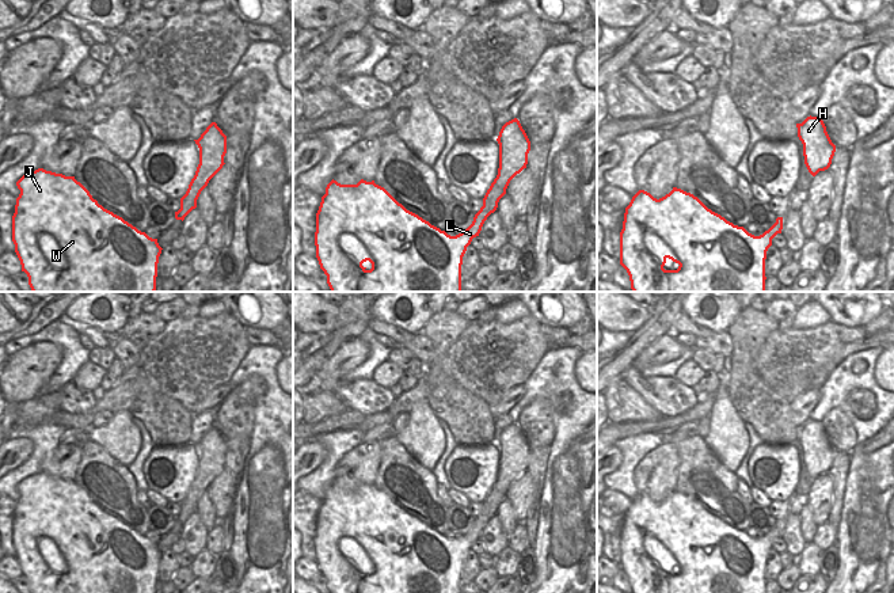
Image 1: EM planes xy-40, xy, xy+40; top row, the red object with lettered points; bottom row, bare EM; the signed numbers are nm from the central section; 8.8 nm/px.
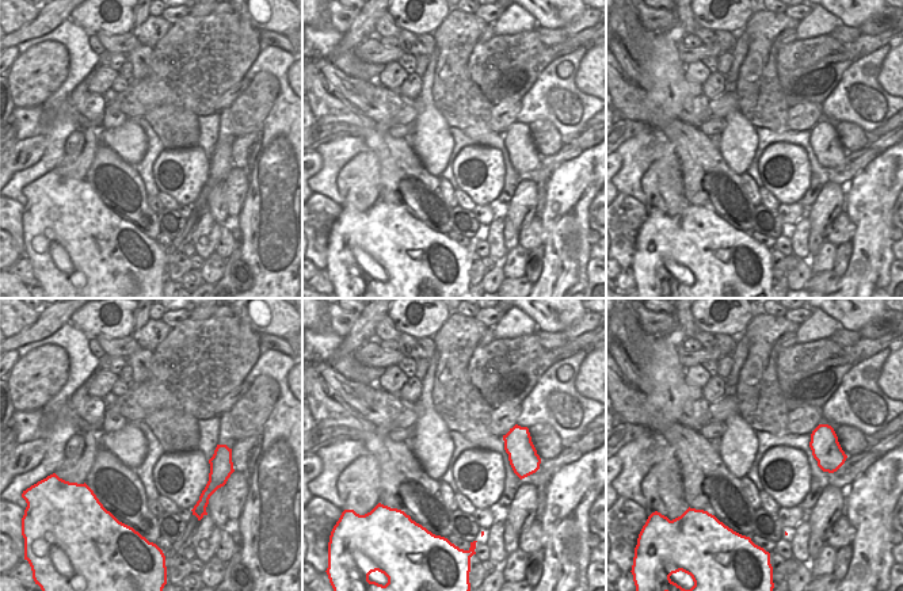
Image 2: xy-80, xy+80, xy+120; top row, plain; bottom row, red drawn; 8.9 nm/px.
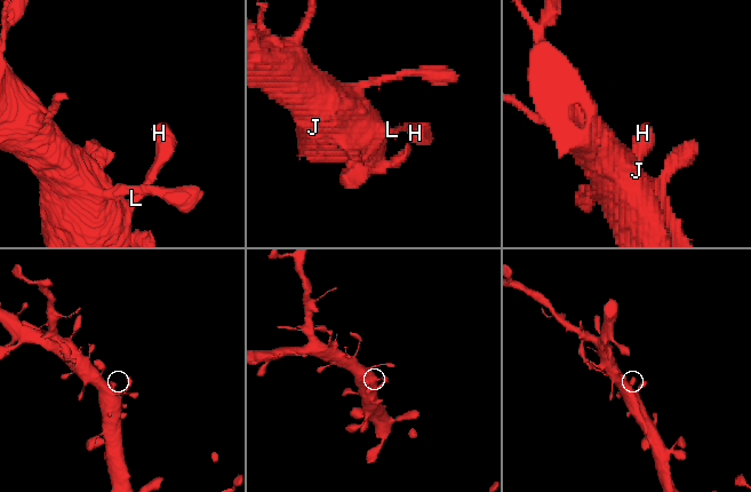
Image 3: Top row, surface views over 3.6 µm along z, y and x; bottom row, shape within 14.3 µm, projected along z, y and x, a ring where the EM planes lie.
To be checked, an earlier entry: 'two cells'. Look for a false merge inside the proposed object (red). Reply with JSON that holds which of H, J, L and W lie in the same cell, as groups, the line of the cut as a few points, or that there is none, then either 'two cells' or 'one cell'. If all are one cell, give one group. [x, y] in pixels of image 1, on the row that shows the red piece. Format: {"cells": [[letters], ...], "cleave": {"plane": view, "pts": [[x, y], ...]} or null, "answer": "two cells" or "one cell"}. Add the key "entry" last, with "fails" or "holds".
{"cells": [["H", "J", "L", "W"]], "cleave": null, "answer": "one cell", "entry": "fails"}

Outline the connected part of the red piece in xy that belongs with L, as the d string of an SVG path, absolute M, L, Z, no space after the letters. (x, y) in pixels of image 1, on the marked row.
M517 118L506 122L497 138L499 144L498 175L483 198L483 206L472 224L456 236L431 225L418 214L407 210L384 187L361 179L357 185L341 185L331 180L322 197L316 213L315 246L320 269L327 275L331 292L461 292L463 256L472 239L479 236L487 217L498 208L510 180L528 164L530 141Z

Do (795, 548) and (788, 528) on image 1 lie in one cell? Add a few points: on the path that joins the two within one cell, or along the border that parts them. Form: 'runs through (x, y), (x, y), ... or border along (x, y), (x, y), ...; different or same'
runs through (795, 543), (791, 533); same

